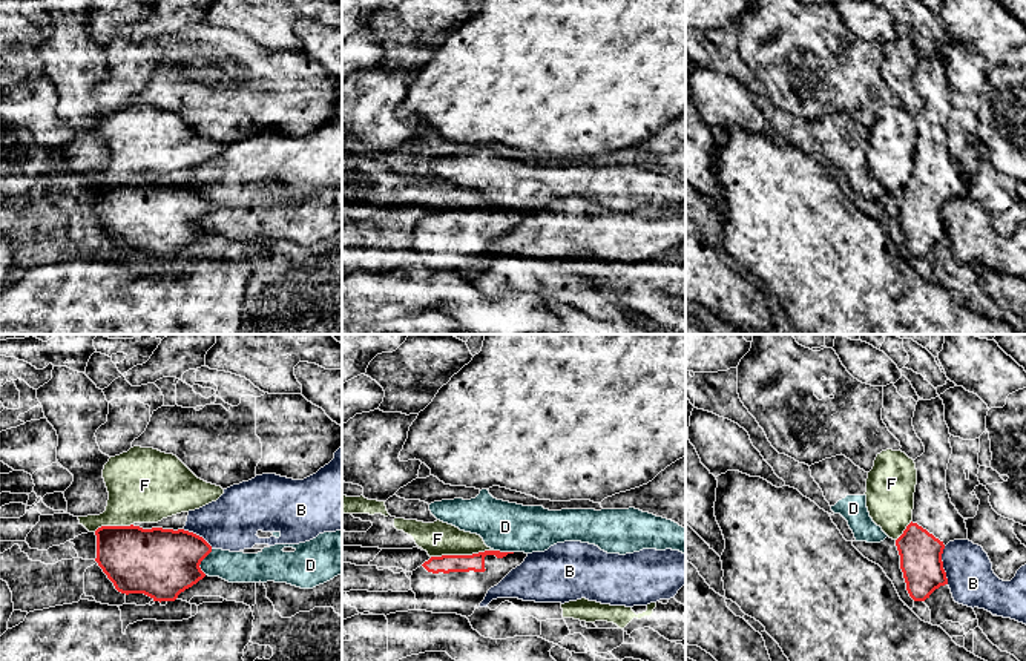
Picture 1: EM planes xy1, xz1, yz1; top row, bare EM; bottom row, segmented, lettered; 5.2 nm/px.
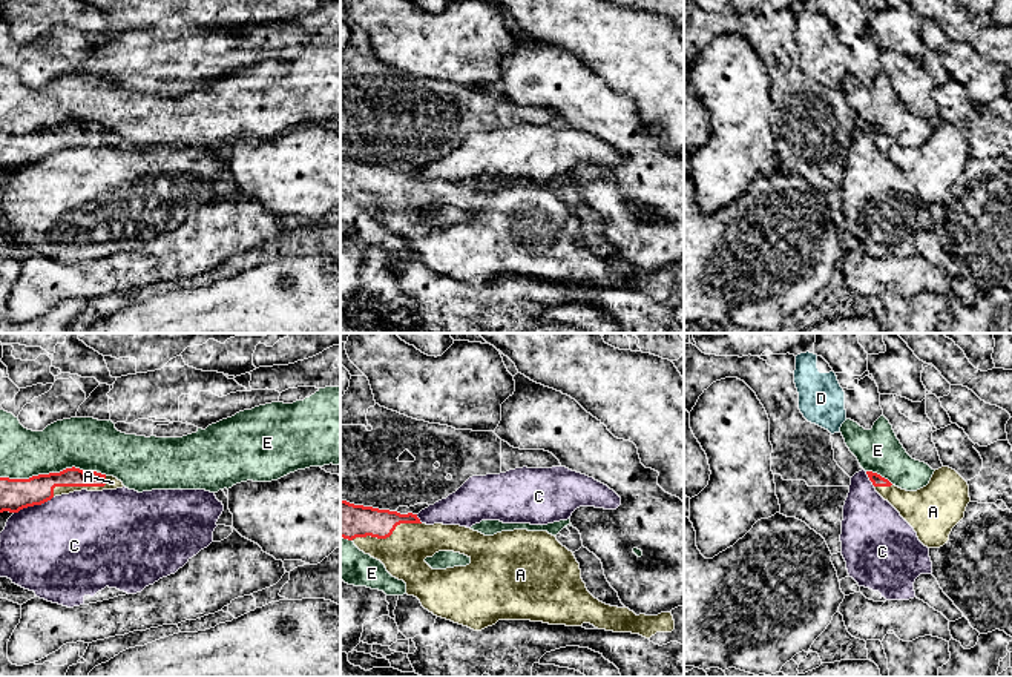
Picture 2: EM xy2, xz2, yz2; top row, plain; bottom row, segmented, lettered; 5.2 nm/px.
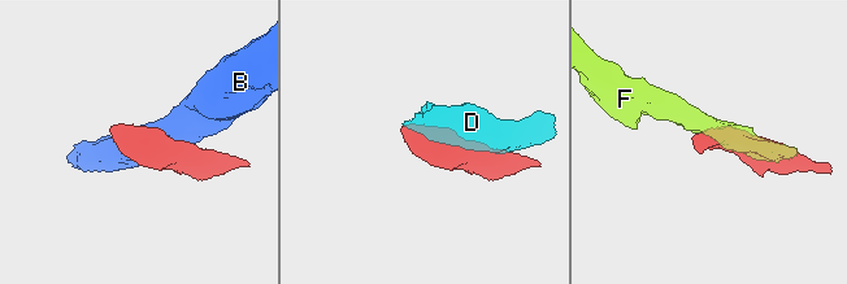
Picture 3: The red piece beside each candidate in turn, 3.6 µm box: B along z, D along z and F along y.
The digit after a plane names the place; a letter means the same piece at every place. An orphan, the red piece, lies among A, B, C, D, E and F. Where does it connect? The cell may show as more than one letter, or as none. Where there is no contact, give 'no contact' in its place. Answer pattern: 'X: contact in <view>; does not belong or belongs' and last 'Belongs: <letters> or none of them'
A: contact in xz2; belongs
B: contact in yz1; does not belong
C: contact in xy2; does not belong
D: contact in xy1; does not belong
E: contact in xy2; does not belong
F: contact in xz1; does not belong
Belongs: A

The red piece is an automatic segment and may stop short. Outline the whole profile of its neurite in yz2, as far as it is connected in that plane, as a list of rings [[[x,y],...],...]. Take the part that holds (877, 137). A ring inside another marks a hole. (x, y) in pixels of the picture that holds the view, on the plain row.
[[[949,123],[935,126],[929,140],[917,147],[902,146],[877,129],[866,130],[876,147],[900,169],[928,204],[948,200],[971,158],[968,138]]]

